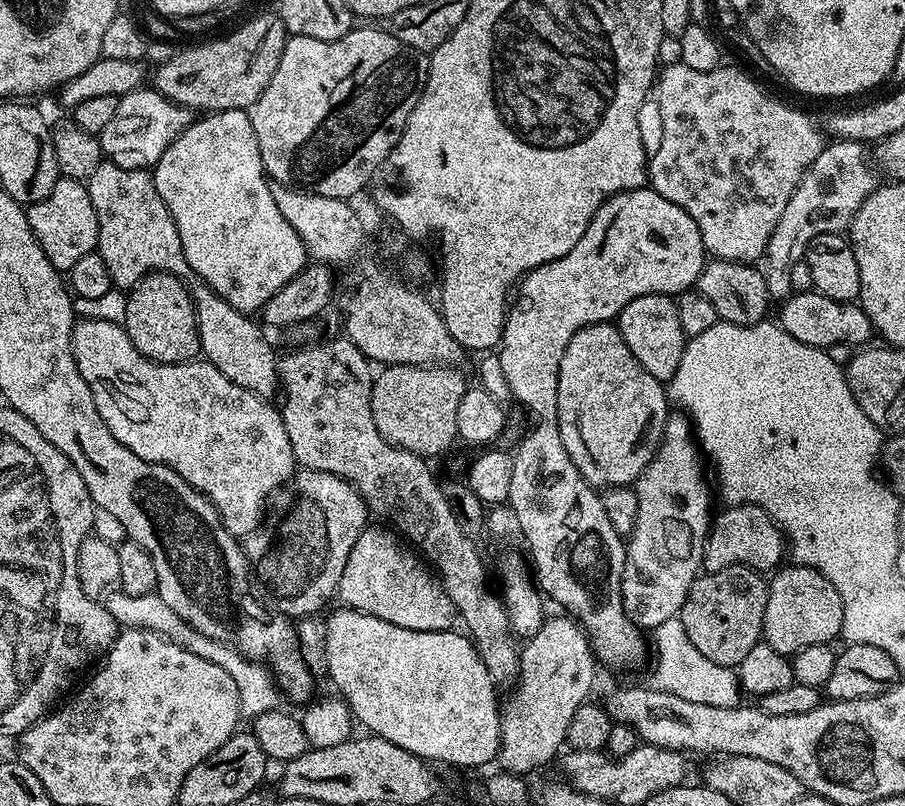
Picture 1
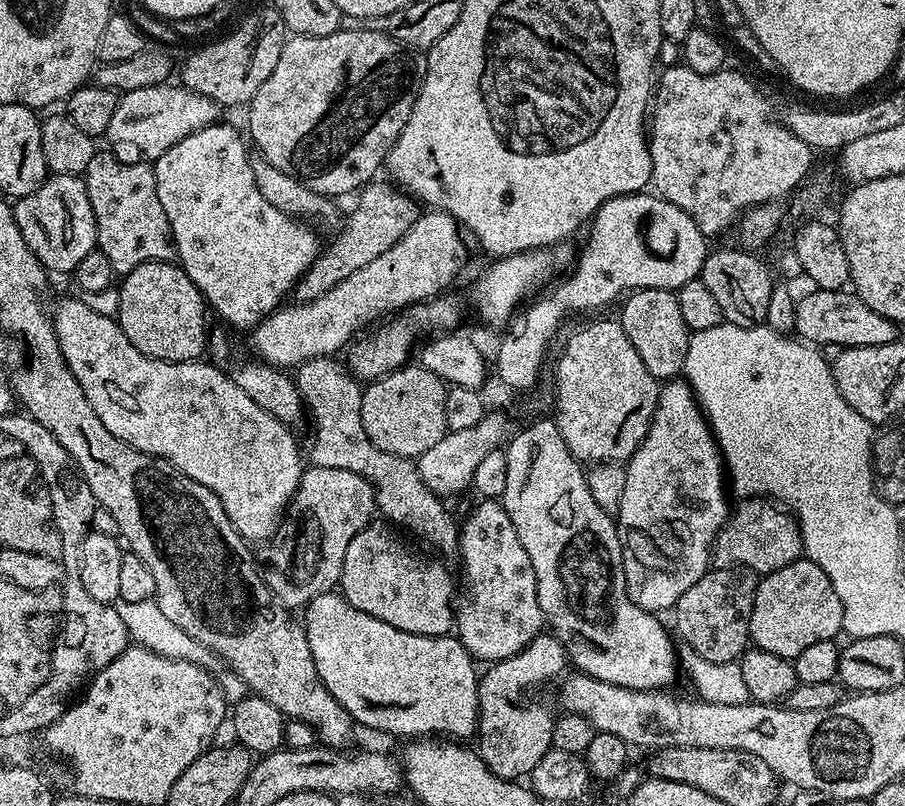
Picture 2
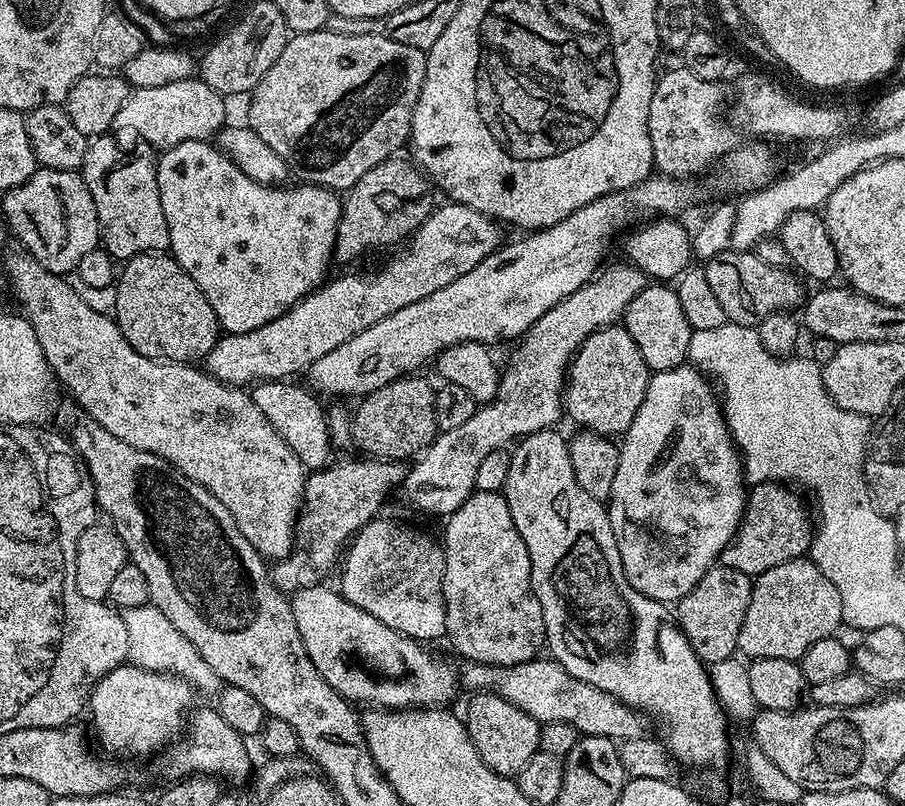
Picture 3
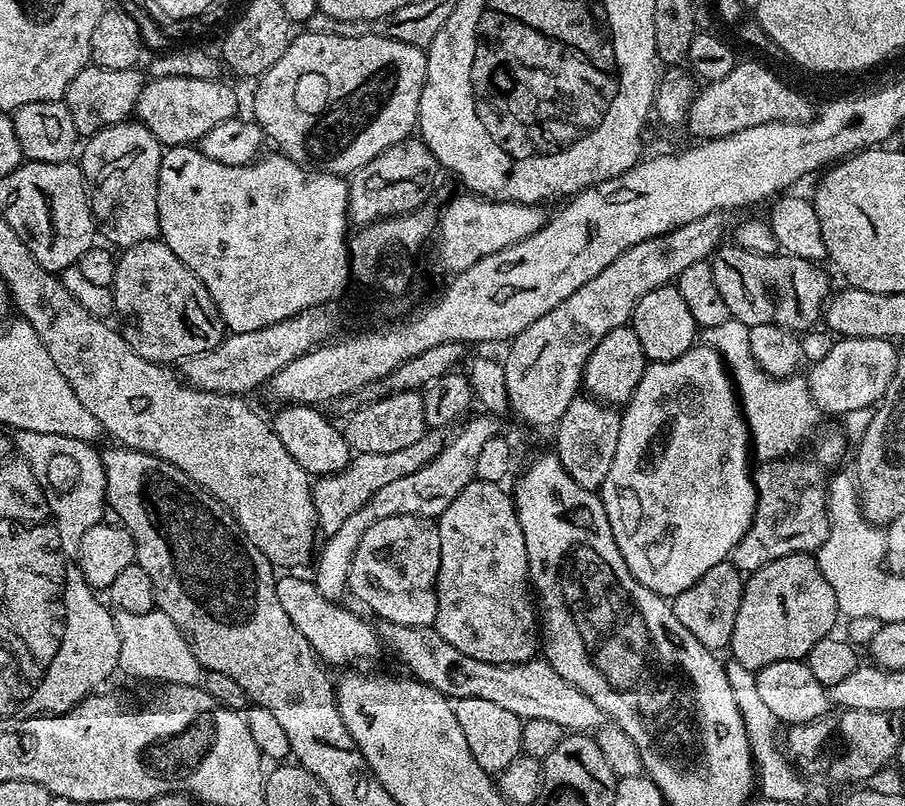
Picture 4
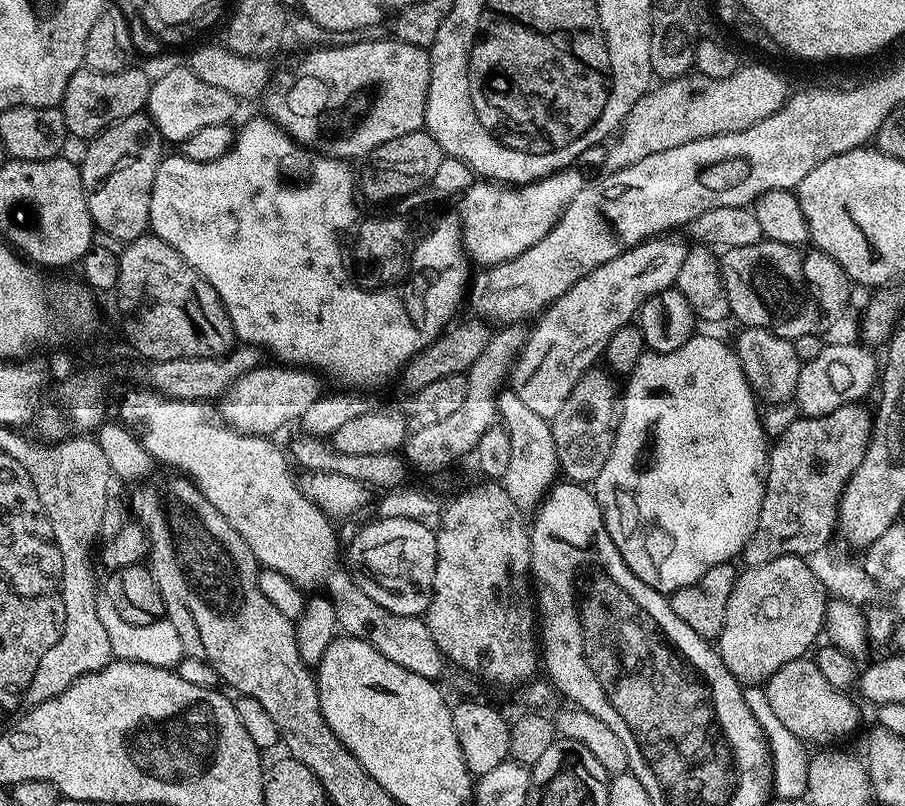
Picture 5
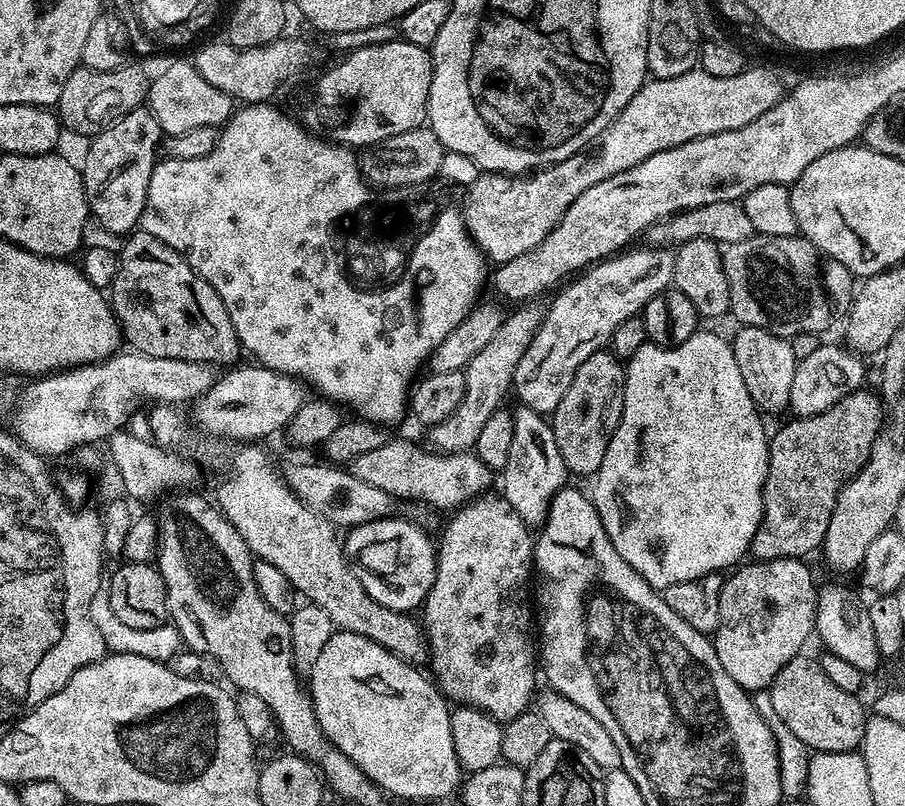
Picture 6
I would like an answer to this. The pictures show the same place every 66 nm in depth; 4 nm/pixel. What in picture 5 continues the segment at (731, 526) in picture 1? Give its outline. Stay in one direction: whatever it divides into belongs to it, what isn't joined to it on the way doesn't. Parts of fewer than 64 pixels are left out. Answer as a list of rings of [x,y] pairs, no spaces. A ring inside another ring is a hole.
[[[863,403],[843,404],[838,410],[821,416],[799,418],[781,436],[780,441],[771,445],[768,453],[768,471],[764,478],[764,497],[762,498],[762,514],[758,518],[758,526],[746,542],[742,553],[743,563],[747,567],[762,566],[766,562],[774,562],[774,558],[783,556],[815,557],[829,547],[832,531],[838,528],[838,509],[840,496],[848,480],[858,470],[858,462],[866,454],[868,438],[872,431],[870,412],[864,409]]]

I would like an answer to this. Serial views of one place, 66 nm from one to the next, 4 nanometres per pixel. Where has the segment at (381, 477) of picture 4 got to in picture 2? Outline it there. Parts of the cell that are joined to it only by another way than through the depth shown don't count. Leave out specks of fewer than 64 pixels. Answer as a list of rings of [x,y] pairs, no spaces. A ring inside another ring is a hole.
[[[305,467],[300,473],[296,493],[288,502],[274,542],[261,543],[255,549],[254,555],[260,569],[260,579],[285,608],[303,609],[311,600],[333,591],[339,585],[346,550],[350,547],[350,542],[354,542],[354,534],[369,527],[371,520],[368,519],[371,518],[372,512],[374,516],[376,511],[376,493],[366,478],[341,468]]]

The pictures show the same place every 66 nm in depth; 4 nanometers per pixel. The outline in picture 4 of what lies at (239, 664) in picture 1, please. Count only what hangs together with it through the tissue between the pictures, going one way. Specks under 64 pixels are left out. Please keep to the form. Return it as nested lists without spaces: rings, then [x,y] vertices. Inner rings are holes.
[[[119,610],[112,612],[118,626],[120,639],[120,668],[140,680],[161,680],[161,685],[191,684],[199,685],[202,669],[198,658],[194,658],[188,639],[174,626],[169,616],[159,610],[146,614],[130,614]]]

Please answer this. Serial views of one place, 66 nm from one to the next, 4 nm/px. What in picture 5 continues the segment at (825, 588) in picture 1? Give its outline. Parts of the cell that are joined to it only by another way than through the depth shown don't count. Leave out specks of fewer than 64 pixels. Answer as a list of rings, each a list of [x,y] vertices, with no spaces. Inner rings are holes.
[[[802,556],[774,558],[762,566],[745,567],[734,582],[730,602],[726,604],[726,622],[718,637],[718,651],[726,670],[741,685],[767,685],[768,680],[786,662],[805,659],[813,651],[815,642],[826,628],[830,593],[814,574],[812,564]]]

